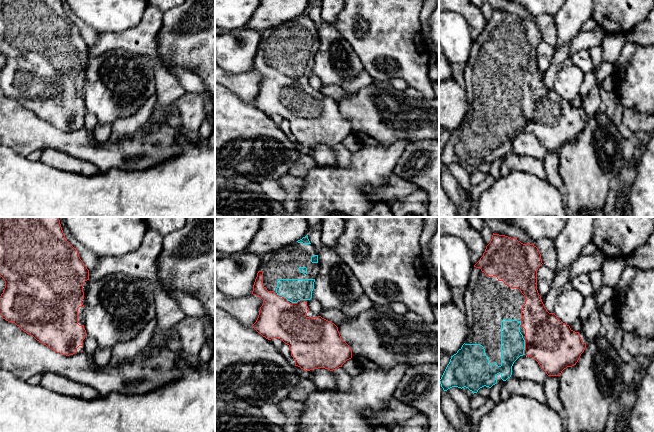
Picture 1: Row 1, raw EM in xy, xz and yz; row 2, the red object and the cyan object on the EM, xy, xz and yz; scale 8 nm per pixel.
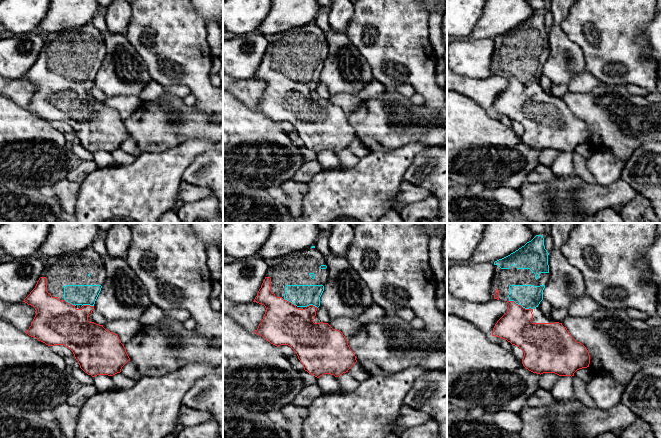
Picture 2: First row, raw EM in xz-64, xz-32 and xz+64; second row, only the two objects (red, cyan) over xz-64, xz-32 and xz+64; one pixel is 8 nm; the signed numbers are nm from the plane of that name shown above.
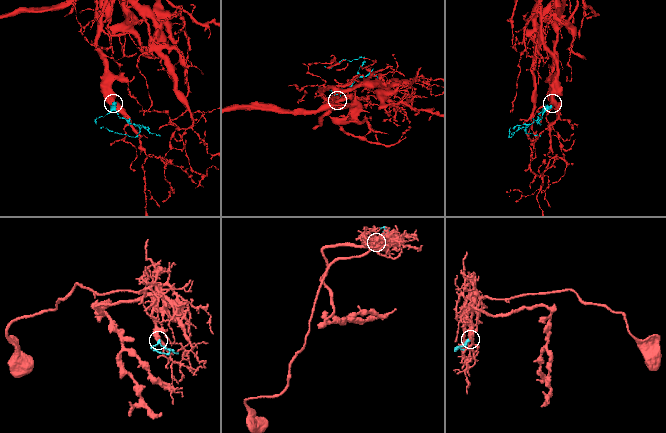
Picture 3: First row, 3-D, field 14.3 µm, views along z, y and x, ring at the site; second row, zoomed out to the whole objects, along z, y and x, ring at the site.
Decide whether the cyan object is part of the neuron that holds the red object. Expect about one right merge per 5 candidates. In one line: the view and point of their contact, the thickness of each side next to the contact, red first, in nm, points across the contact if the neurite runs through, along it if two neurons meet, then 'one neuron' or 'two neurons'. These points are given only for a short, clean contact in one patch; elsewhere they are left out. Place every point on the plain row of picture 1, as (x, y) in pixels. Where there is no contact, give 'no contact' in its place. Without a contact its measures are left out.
contact yz (525, 123); calibres 380 and 190 nm; way yz (552, 119), (539, 119), (525, 123), (516, 122), (512, 118); one neuron

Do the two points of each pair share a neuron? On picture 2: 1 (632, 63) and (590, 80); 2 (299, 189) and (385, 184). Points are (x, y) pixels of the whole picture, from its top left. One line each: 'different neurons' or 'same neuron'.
1: different neurons
2: different neurons

